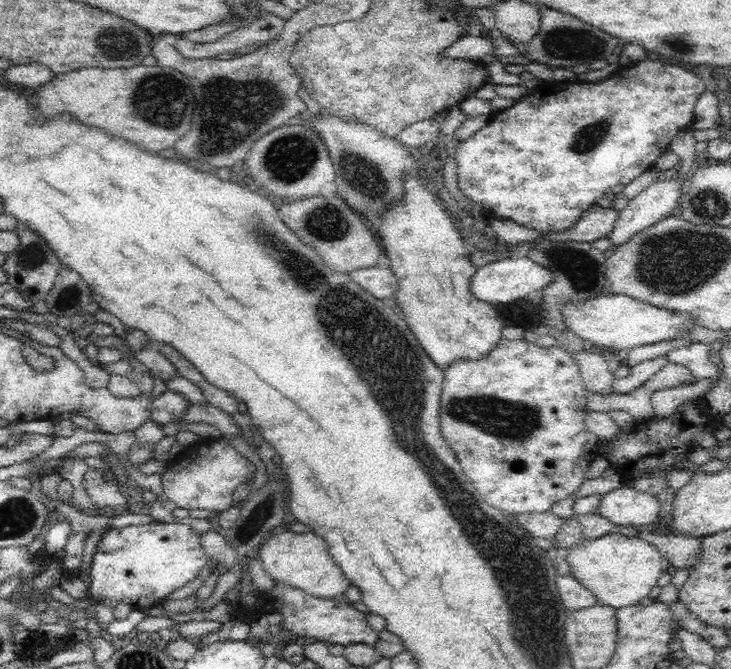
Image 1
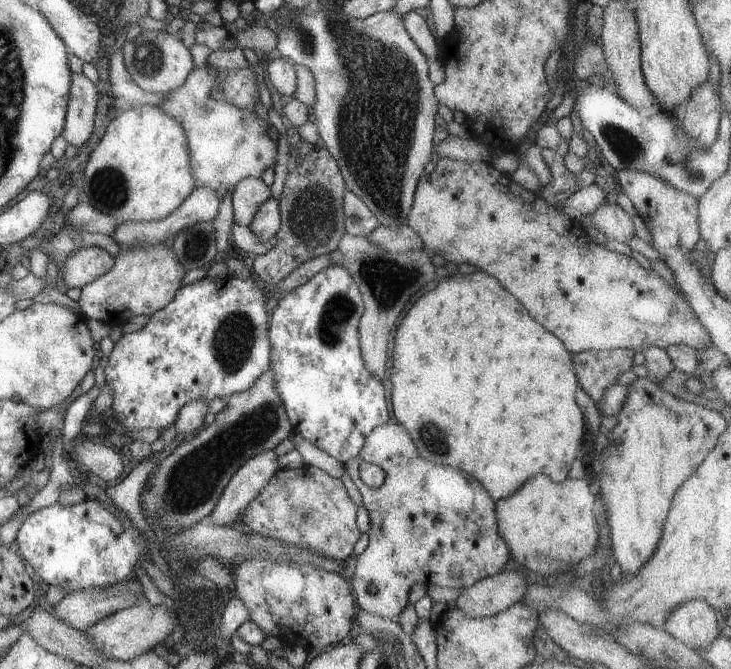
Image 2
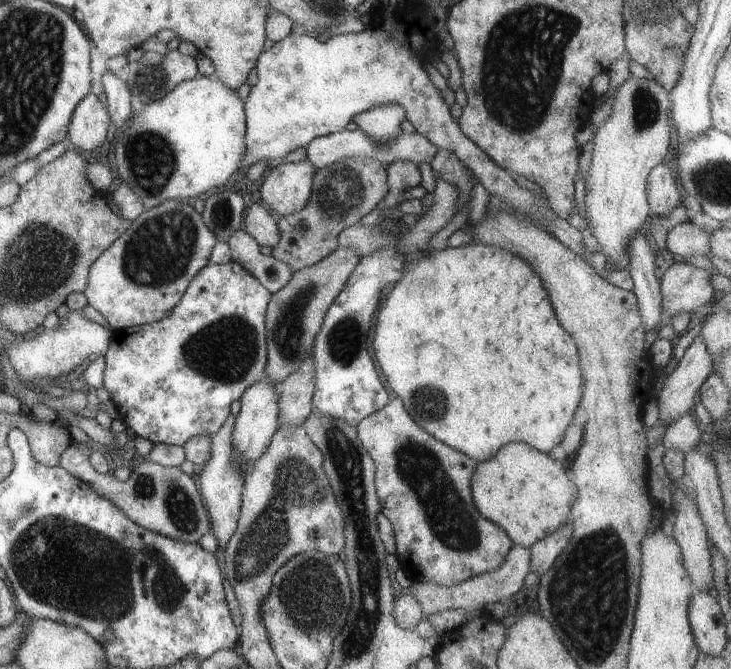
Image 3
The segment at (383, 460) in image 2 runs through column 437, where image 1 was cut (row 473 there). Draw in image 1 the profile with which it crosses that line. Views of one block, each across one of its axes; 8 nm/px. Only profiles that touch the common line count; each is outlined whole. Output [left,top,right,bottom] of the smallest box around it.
[440,339,601,514]

